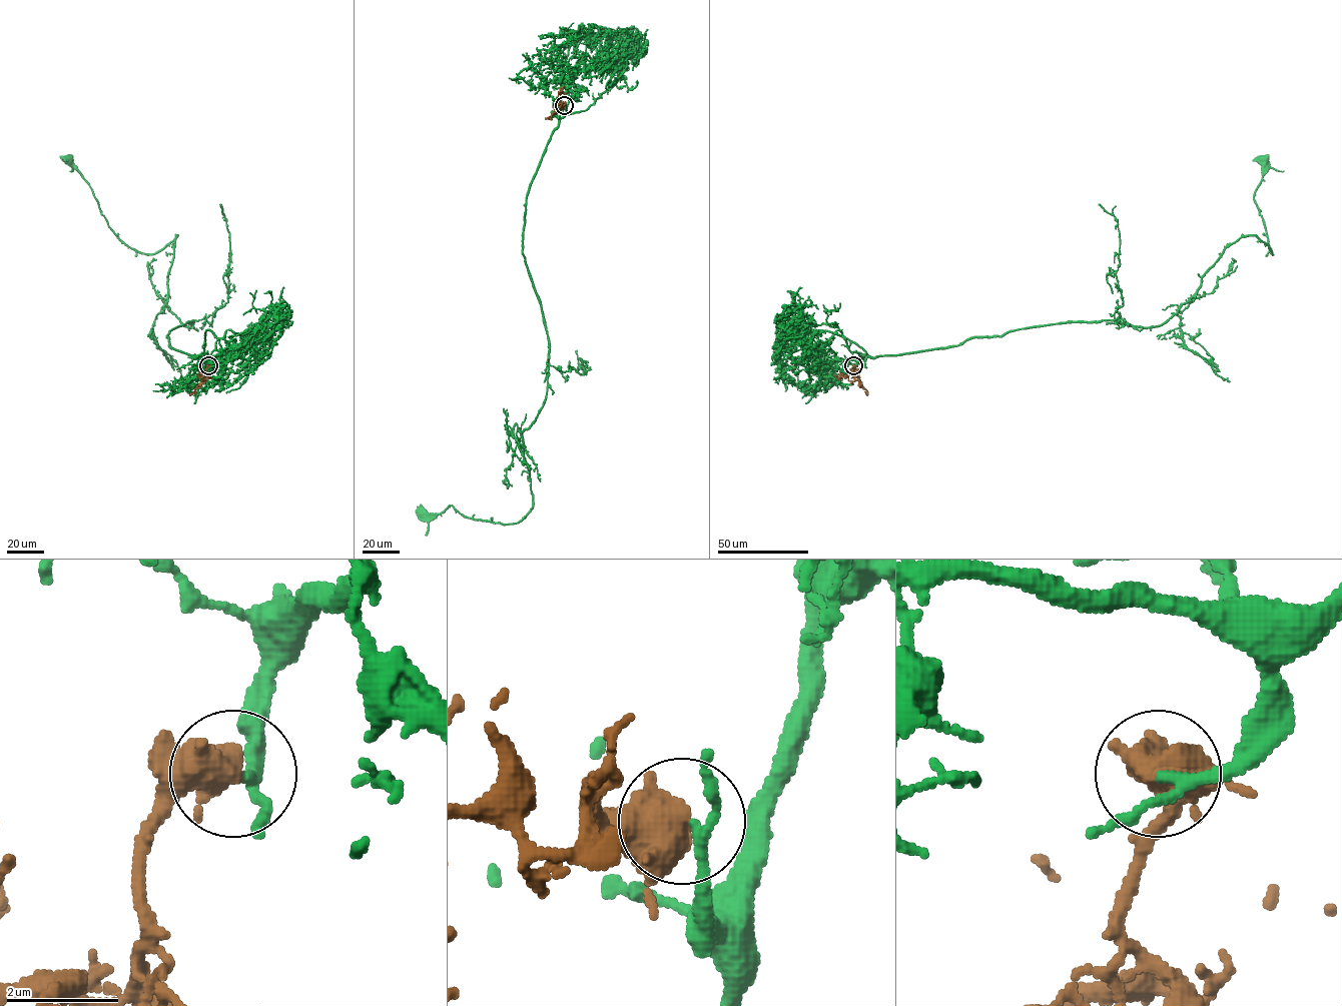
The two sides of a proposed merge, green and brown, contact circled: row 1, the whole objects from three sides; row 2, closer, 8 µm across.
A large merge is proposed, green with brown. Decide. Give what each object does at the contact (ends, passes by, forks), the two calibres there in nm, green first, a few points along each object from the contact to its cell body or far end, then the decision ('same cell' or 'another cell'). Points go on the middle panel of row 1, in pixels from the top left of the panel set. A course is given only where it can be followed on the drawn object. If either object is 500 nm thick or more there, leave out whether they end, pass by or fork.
160 nm thick on the green side, 550 nm on the other; green runs (565, 105), (523, 228), (548, 340), (544, 403), (522, 432), (532, 509), (509, 524), (452, 506), (424, 515); brown runs (564, 105), (562, 104), (550, 118), (545, 117); same cell

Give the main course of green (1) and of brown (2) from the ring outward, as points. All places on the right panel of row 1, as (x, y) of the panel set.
1: (853, 365), (865, 353), (1055, 323), (1166, 322), (1238, 239), (1257, 235), (1272, 253), (1254, 198), (1263, 159)
2: (853, 365), (852, 370), (865, 393)

